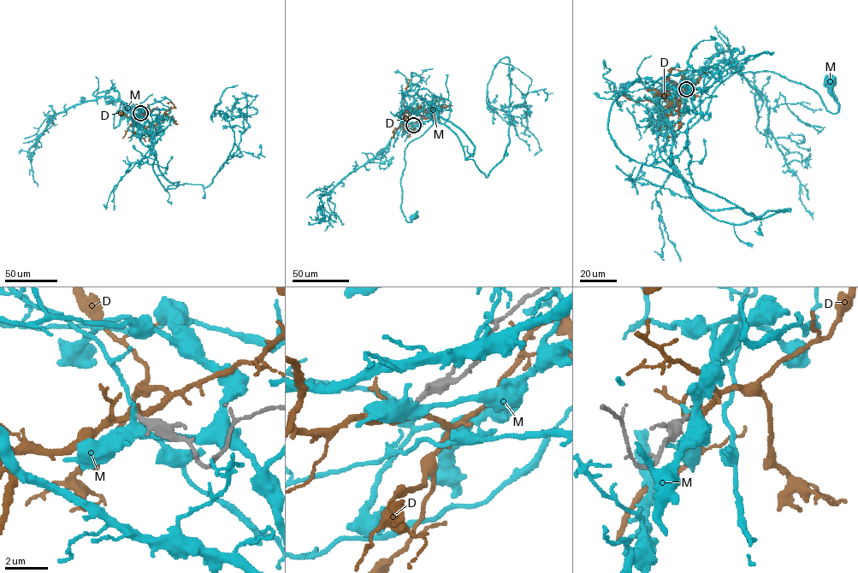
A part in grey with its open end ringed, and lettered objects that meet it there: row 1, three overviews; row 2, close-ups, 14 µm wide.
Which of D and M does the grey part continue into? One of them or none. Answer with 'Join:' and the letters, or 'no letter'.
Join: D

